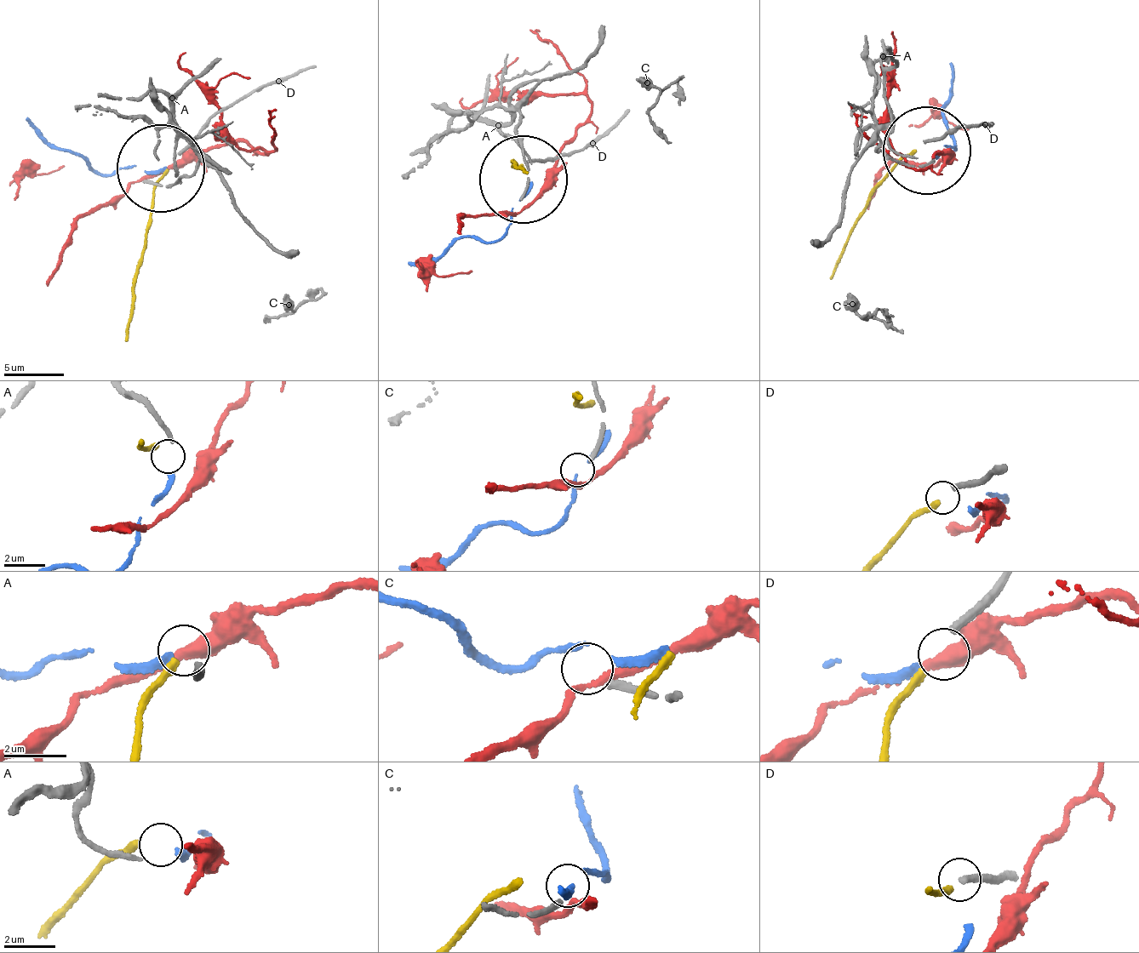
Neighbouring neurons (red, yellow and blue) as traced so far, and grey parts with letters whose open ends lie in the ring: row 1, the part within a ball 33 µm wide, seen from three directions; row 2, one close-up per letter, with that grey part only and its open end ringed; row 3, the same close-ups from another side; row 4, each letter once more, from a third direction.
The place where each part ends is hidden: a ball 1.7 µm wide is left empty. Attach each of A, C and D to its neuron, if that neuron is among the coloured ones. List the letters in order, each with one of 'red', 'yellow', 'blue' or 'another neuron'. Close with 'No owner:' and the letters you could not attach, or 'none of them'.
A: blue
C: another neuron
D: yellow
No owner: C

